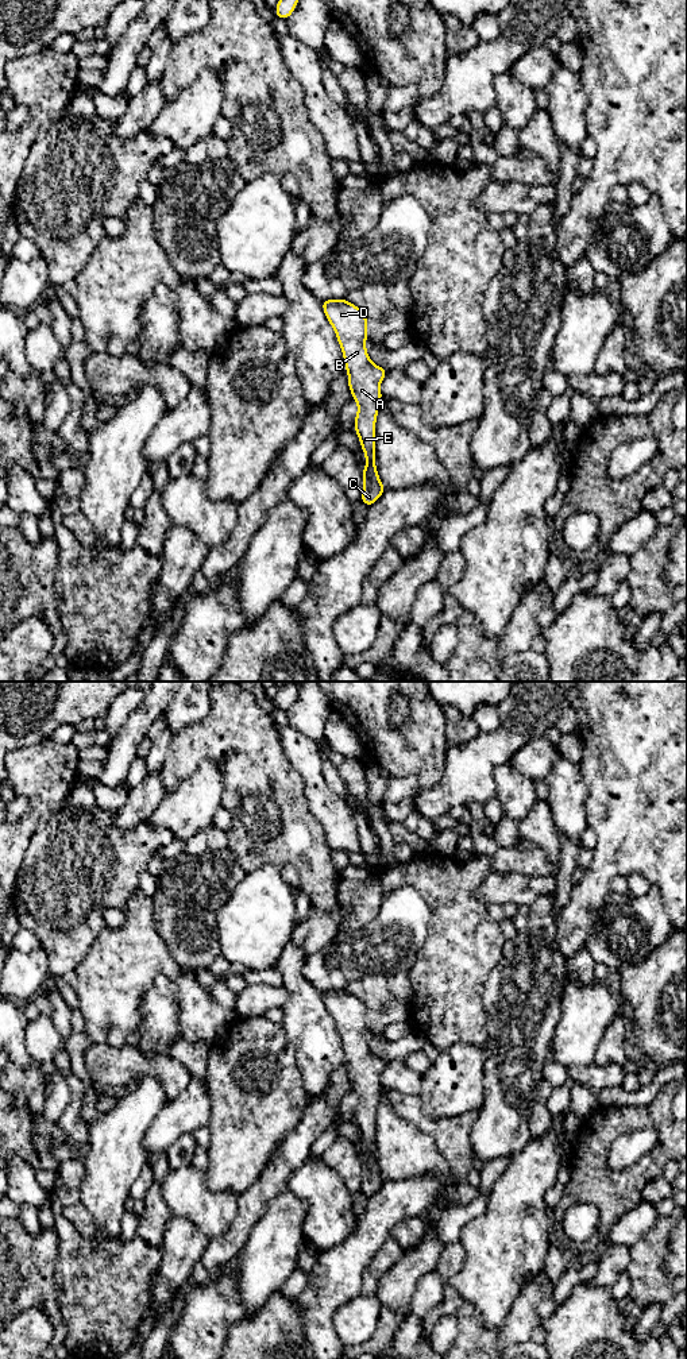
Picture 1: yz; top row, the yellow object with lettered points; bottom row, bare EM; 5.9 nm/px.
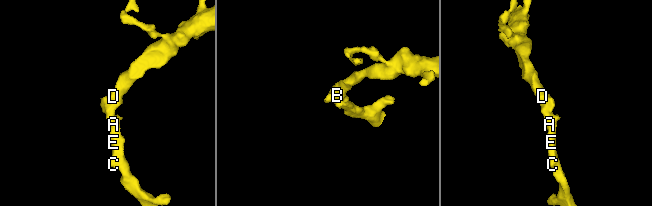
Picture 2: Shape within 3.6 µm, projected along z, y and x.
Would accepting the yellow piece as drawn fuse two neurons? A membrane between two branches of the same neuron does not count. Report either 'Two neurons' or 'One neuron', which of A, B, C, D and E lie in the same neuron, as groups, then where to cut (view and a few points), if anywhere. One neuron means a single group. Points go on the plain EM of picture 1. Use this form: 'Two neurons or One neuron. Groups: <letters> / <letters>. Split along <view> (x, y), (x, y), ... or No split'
One neuron. Groups: A B C D E. No split

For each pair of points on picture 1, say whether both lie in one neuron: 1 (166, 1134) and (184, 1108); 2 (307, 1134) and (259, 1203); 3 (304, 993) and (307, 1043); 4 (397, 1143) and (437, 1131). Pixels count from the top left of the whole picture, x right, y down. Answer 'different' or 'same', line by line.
1: same
2: same
3: same
4: different

